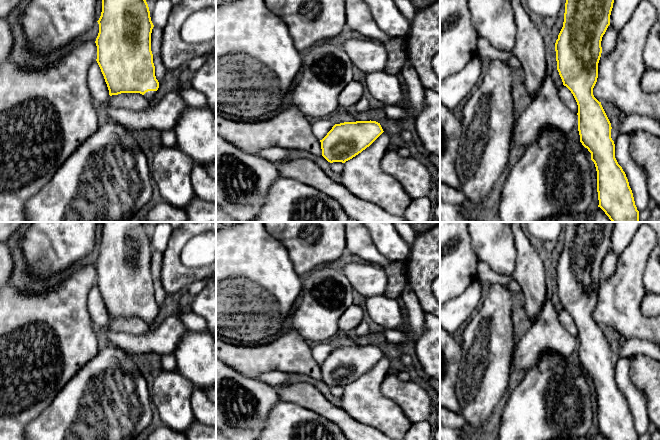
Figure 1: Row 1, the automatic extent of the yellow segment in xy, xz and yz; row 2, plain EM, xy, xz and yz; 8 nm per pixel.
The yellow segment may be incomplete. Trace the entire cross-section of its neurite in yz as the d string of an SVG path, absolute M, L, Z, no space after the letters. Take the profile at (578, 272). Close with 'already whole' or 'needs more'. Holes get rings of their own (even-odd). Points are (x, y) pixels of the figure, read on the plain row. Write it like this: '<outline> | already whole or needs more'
M567 222L563 251L555 267L557 294L578 329L580 366L591 377L597 395L597 416L600 431L607 440L639 440L632 414L622 391L615 382L611 362L611 347L593 319L598 302L598 287L602 277L601 265L608 250L615 222Z | already whole

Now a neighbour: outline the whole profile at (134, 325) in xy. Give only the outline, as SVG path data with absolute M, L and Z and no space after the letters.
M121 317L108 321L106 327L112 332L126 332L133 335L146 333L150 327L144 319L140 317Z

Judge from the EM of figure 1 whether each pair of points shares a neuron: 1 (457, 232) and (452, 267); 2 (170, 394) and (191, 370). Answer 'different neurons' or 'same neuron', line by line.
1: same neuron
2: different neurons

